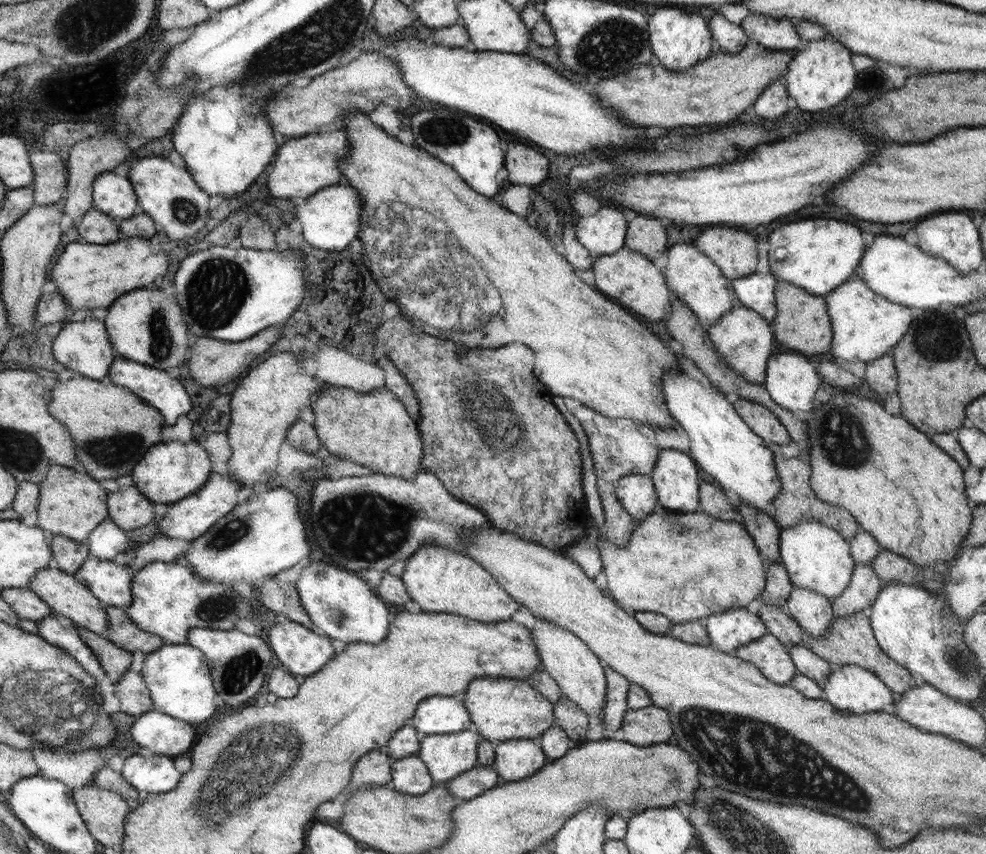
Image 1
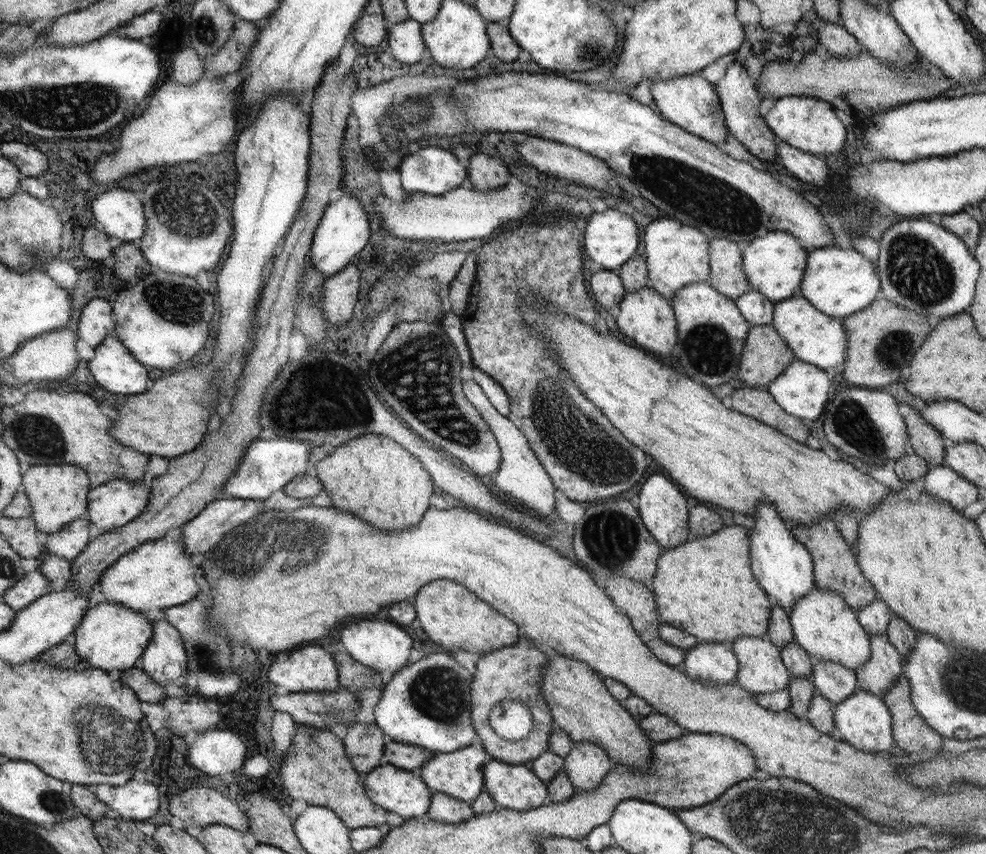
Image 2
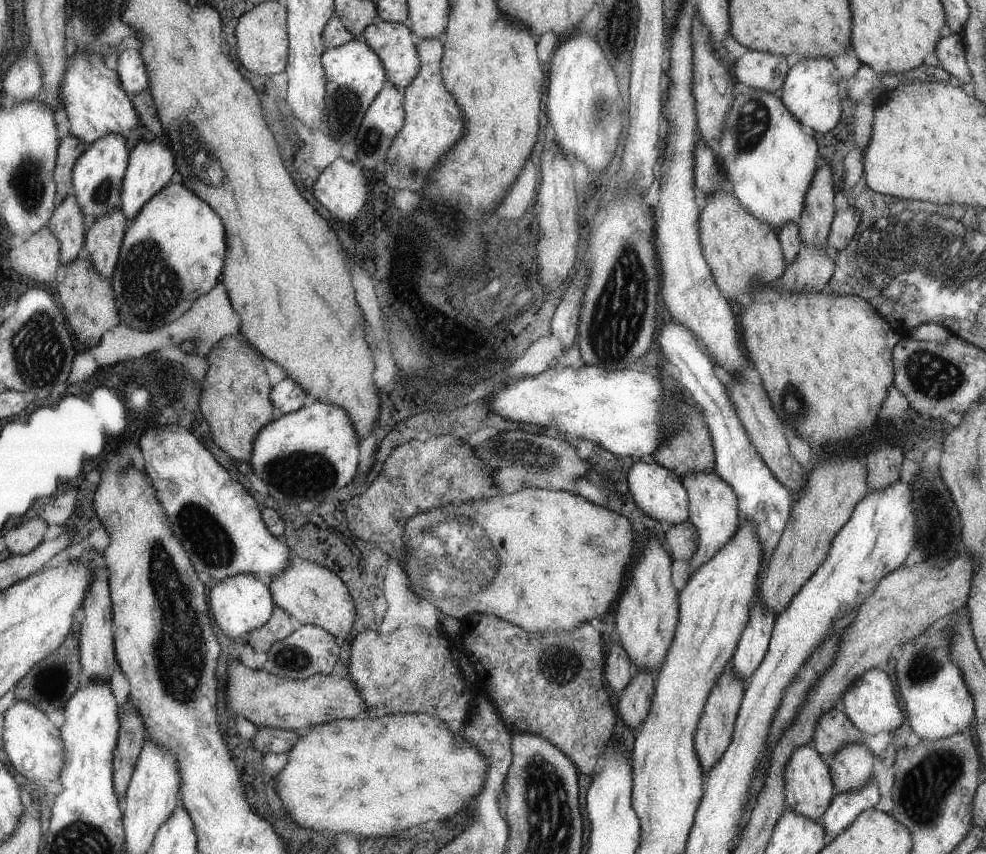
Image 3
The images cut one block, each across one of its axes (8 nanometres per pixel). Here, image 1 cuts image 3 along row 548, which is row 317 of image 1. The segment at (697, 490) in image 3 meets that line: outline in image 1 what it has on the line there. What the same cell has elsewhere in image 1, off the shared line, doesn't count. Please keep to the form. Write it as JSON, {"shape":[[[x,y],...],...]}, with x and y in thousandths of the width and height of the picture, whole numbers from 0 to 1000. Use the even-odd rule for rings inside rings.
{"shape":[[[686,285],[675,295],[677,309],[673,311],[677,337],[708,371],[714,385],[727,378],[732,370],[740,365],[747,356],[747,344],[743,330],[732,322],[730,314],[705,286]]]}

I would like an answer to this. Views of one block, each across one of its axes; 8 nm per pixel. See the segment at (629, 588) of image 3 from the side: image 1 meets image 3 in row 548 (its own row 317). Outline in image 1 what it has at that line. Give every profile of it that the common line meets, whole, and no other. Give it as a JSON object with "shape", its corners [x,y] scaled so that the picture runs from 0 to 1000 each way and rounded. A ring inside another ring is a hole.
{"shape":[[[634,290],[623,297],[606,299],[599,316],[604,322],[606,340],[643,368],[665,377],[681,365],[682,341],[677,337],[677,328],[653,297]]]}

